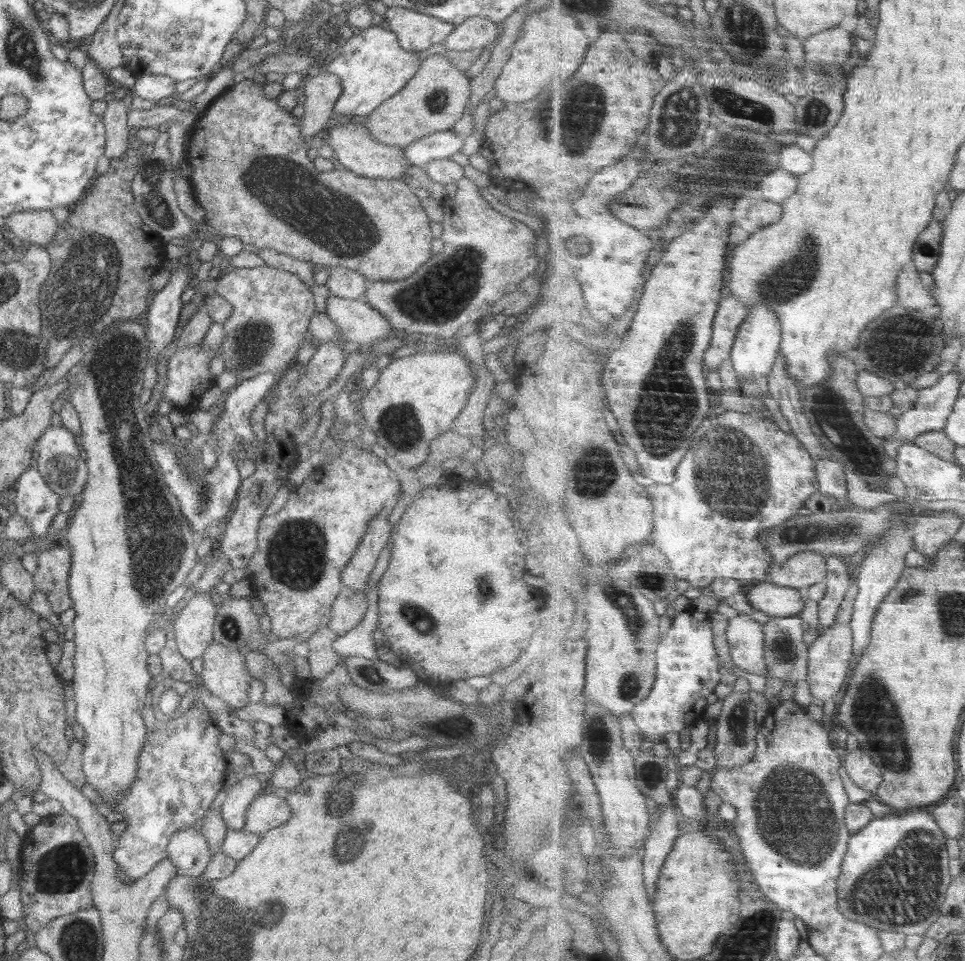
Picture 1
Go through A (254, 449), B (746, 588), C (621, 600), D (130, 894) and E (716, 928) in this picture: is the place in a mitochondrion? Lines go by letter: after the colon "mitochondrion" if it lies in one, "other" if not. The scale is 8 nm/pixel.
A: other
B: other
C: mitochondrion
D: other
E: other

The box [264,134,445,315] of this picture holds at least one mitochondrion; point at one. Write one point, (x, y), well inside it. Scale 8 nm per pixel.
(361, 236)

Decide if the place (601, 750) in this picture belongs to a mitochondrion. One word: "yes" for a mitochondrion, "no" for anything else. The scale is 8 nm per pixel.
yes

